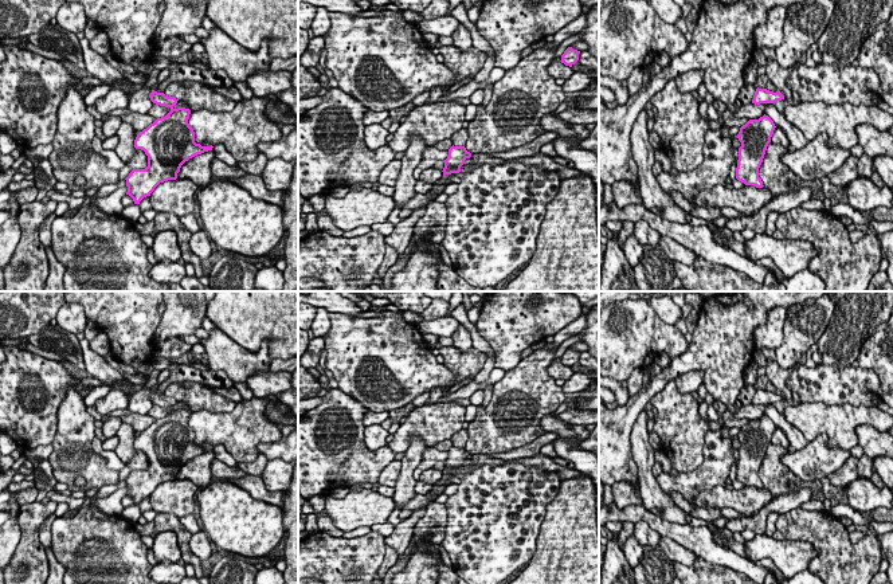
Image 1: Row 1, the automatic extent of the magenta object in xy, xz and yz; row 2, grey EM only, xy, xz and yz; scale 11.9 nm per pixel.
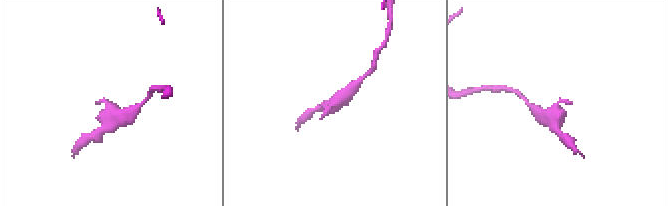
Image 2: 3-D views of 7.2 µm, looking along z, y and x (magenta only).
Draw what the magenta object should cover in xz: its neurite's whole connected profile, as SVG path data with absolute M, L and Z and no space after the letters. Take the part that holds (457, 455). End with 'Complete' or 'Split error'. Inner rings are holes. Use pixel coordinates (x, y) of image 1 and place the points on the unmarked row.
M451 447L449 450L449 456L443 462L444 469L443 469L443 477L444 475L451 475L451 474L459 474L461 467L465 465L466 459L470 459L471 454L466 451L465 447Z. Complete

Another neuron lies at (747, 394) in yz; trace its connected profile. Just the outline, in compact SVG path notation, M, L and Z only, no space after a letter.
M745 384L736 400L736 409L752 404L756 389L756 385Z

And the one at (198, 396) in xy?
M172 383L167 387L165 396L184 401L191 412L205 409L211 413L231 412L236 403L212 391L209 387L193 383Z

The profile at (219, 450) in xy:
M223 444L214 446L212 451L215 454L215 459L226 463L227 466L235 466L236 465L236 462L228 454L228 451L226 450L226 447Z

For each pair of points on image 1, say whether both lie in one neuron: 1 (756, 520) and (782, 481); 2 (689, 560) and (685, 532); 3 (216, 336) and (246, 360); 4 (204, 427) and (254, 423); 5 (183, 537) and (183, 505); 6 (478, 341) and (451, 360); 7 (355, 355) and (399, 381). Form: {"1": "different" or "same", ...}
{"1": "different", "2": "different", "3": "same", "4": "same", "5": "different", "6": "different", "7": "same"}

